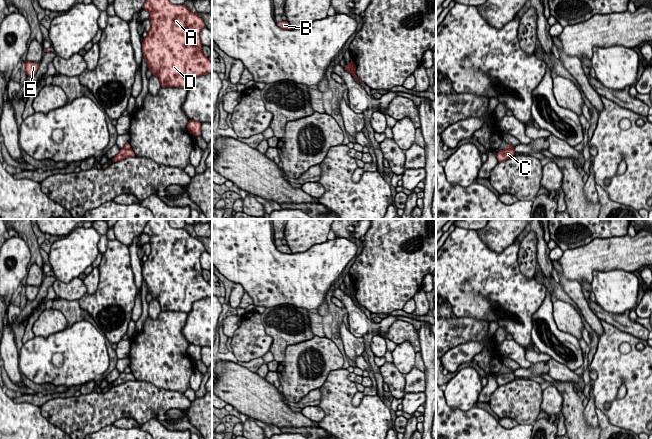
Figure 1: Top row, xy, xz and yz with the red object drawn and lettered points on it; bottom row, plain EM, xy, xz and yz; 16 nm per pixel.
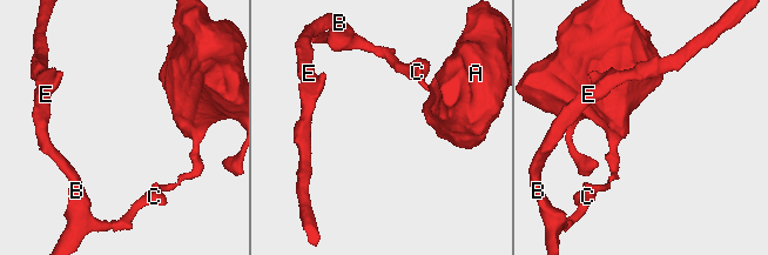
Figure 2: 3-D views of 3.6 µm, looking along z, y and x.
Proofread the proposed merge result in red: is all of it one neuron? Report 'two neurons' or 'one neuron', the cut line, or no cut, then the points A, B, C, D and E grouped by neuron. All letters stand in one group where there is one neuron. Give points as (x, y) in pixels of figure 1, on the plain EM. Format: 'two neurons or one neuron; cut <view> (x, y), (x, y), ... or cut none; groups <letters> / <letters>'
two neurons; cut xy (124, 371), (130, 373); groups A D / B C E

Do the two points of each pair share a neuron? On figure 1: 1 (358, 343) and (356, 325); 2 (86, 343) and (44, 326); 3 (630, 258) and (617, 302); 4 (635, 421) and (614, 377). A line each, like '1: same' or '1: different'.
1: different
2: different
3: different
4: same

